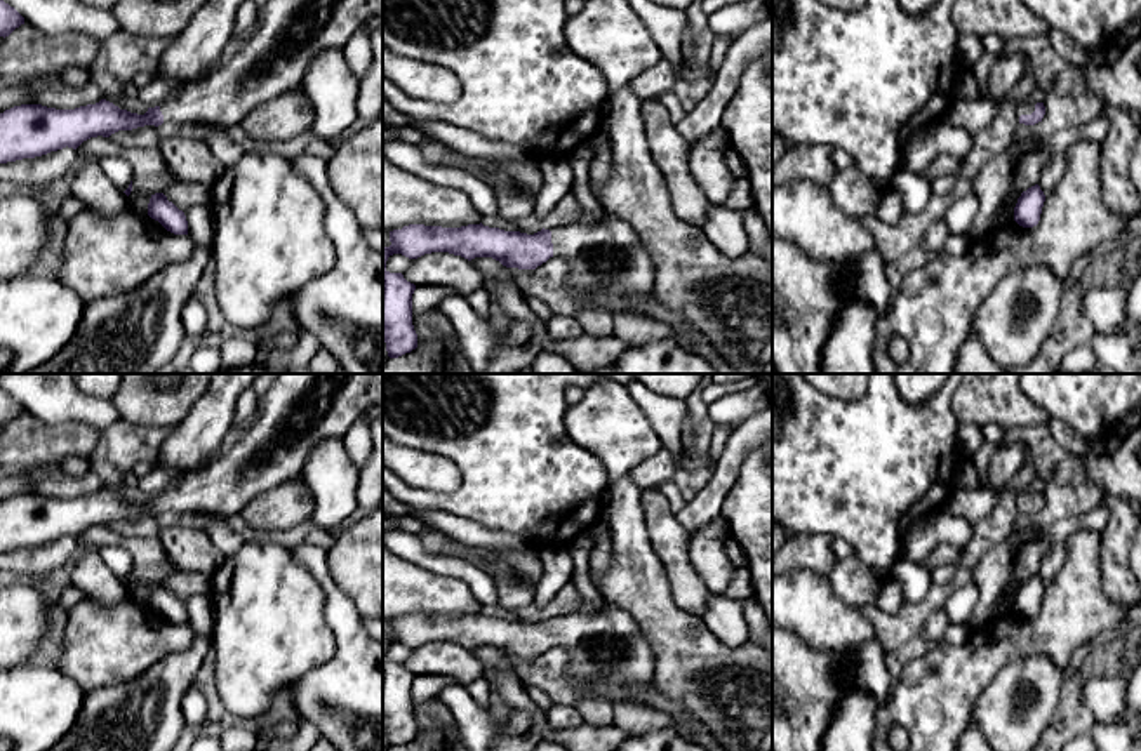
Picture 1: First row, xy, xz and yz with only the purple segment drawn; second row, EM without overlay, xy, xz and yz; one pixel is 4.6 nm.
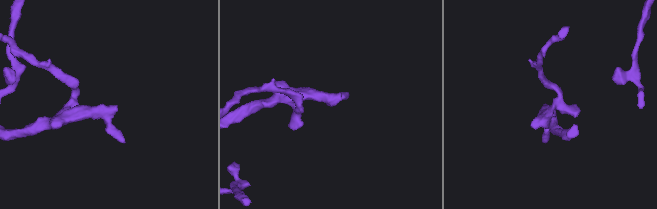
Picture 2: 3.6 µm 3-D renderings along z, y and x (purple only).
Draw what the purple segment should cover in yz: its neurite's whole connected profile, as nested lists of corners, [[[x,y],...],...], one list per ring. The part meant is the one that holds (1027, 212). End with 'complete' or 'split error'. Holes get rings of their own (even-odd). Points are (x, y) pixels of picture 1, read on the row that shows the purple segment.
[[[1038,184],[1028,188],[1018,198],[1014,207],[1014,221],[1023,228],[1033,228],[1040,221],[1045,195]]]; complete

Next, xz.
[[[602,210],[597,221],[541,229],[534,235],[504,231],[480,224],[442,228],[409,224],[390,231],[390,247],[383,247],[383,337],[390,358],[417,348],[412,325],[412,294],[416,285],[402,273],[390,273],[386,261],[393,254],[417,259],[431,252],[449,252],[468,261],[492,257],[506,268],[536,269],[550,257],[569,263],[567,292],[588,304],[609,296],[624,306],[635,306],[640,296],[654,289],[654,264],[638,231],[623,217]]]; split error

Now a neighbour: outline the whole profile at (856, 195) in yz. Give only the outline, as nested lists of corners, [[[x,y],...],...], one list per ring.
[[[851,167],[835,172],[826,184],[833,205],[856,221],[873,216],[887,186]]]

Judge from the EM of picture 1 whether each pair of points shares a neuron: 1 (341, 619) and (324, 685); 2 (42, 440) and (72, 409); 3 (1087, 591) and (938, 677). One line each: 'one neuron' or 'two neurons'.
1: one neuron
2: two neurons
3: one neuron

